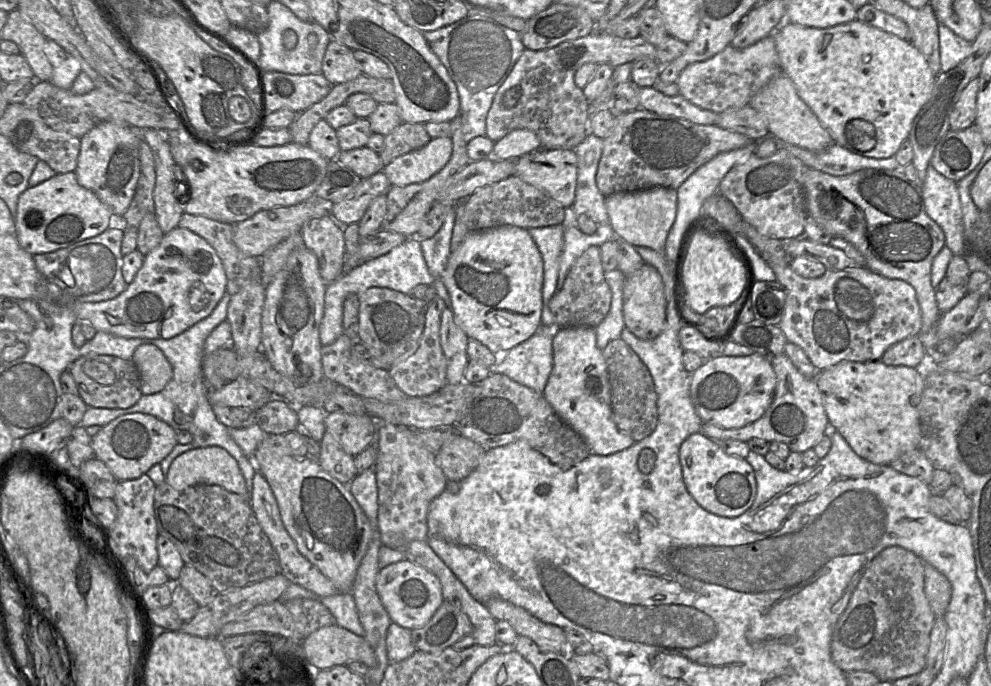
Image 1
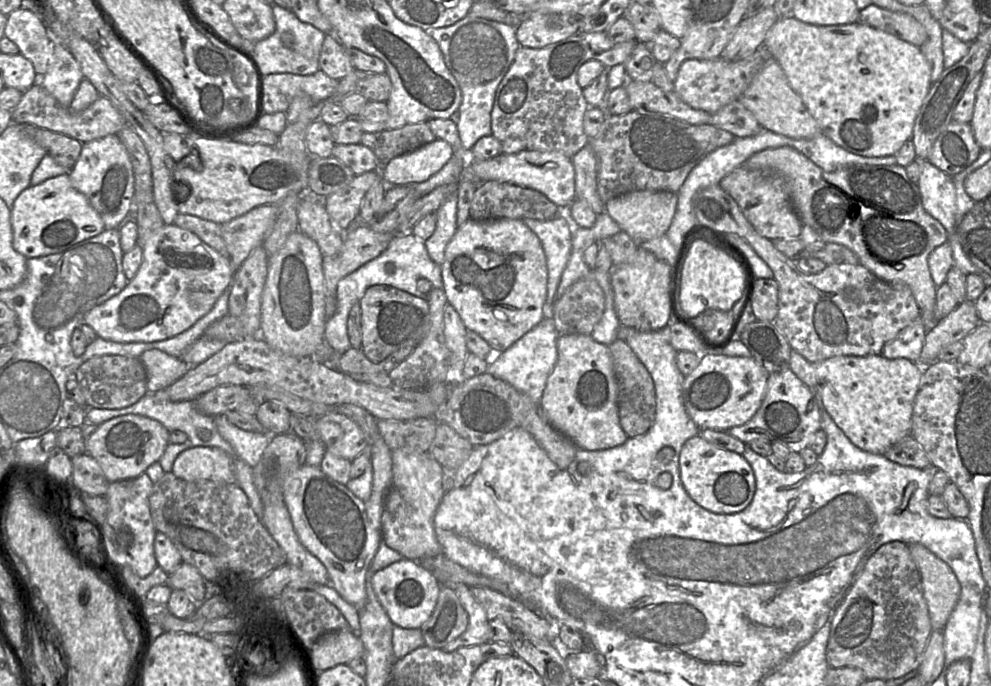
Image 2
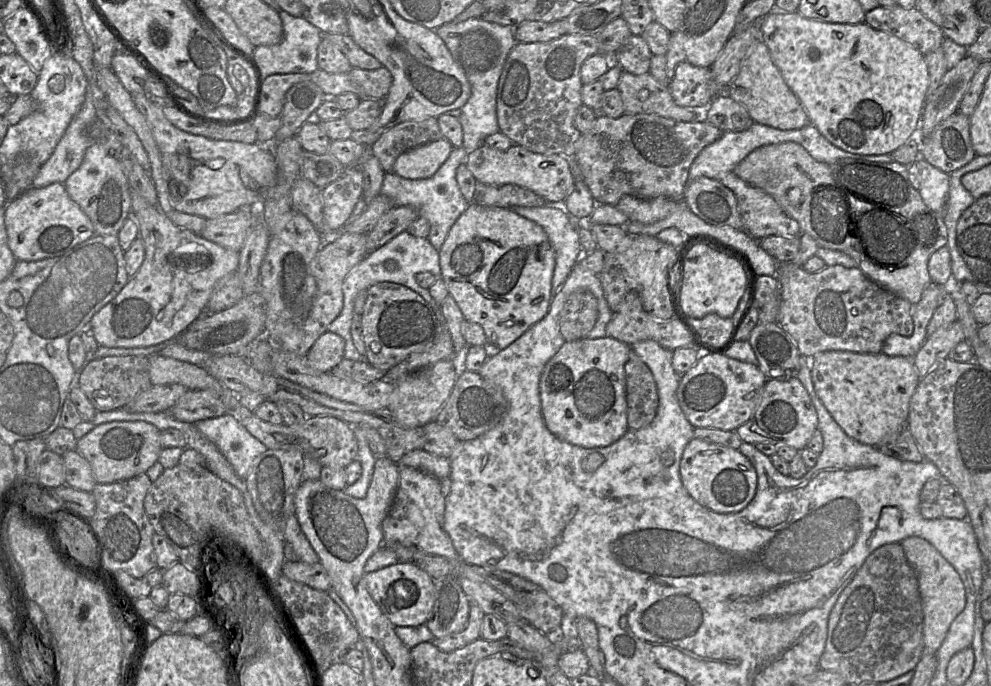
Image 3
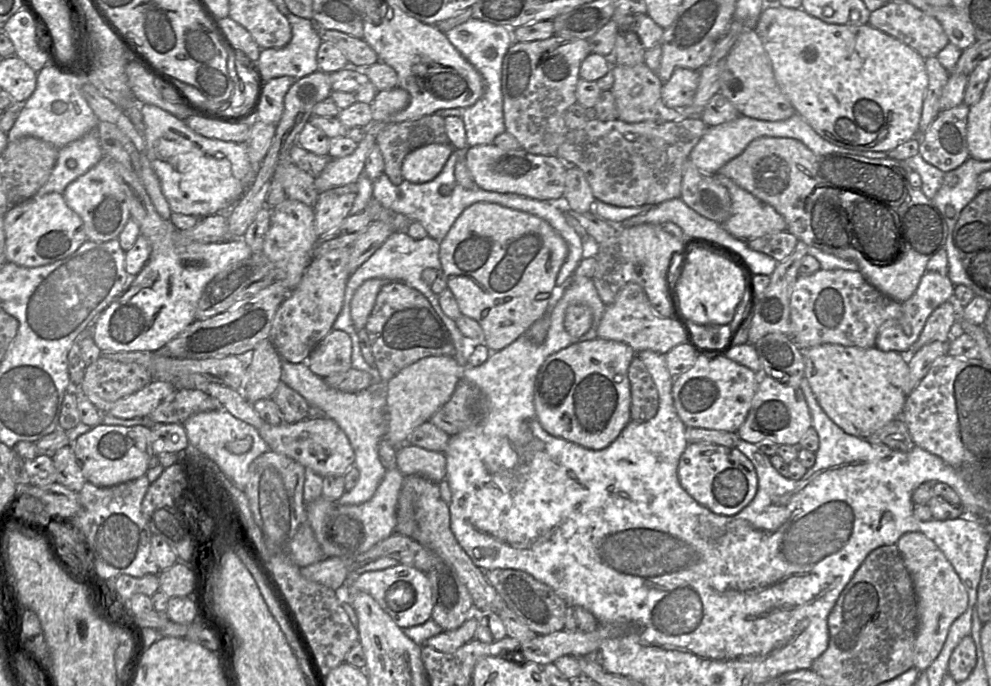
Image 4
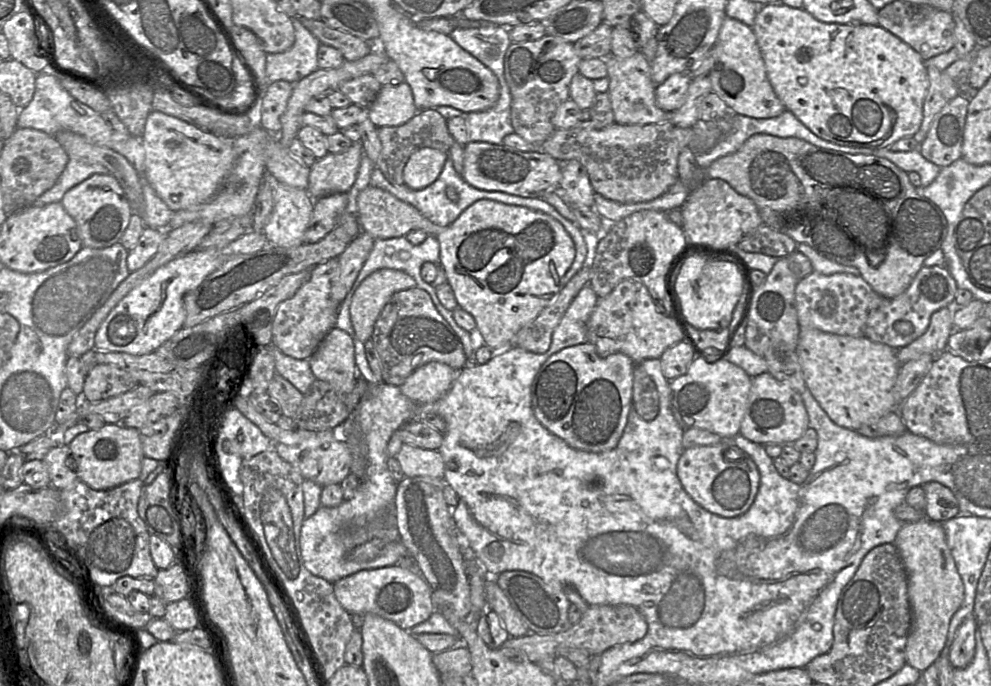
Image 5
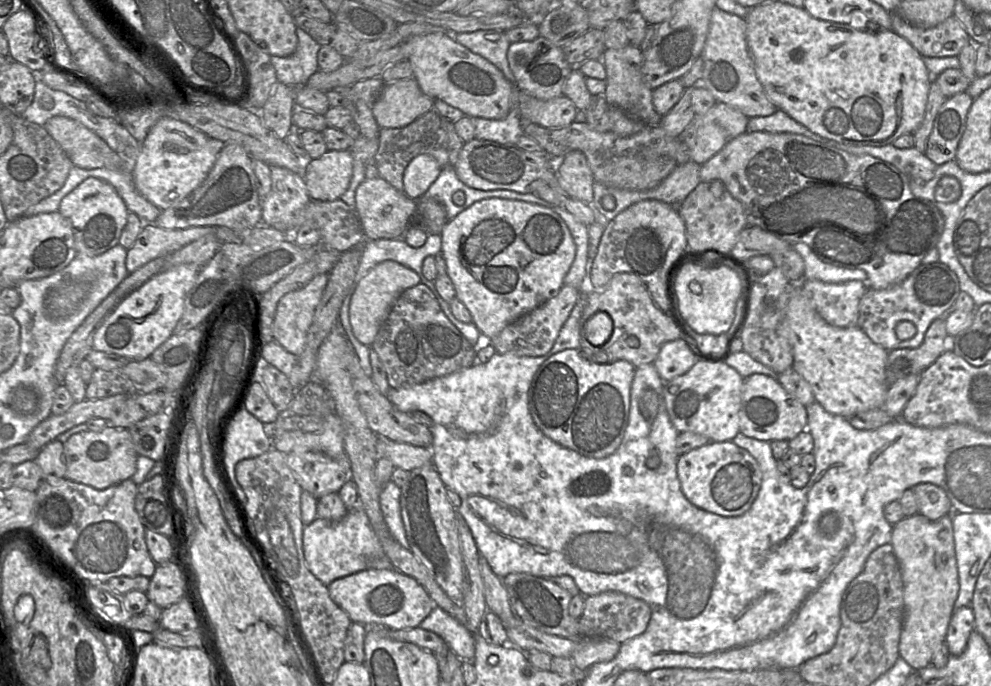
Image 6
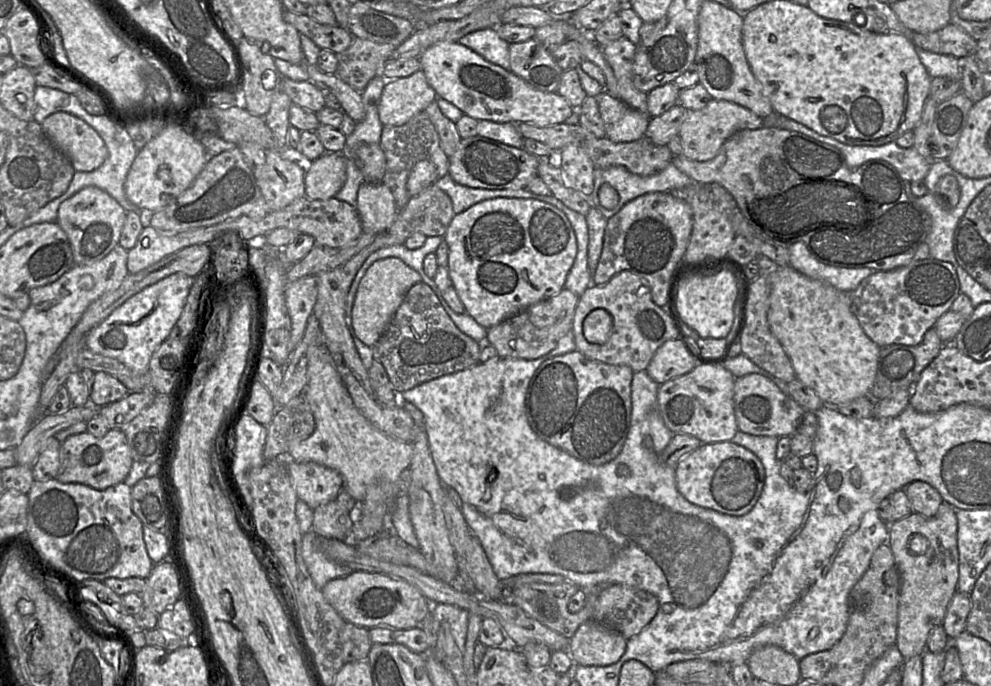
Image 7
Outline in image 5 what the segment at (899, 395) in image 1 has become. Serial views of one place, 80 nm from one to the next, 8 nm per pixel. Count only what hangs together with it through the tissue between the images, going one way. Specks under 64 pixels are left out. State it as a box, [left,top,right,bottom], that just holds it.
[796,328,901,431]

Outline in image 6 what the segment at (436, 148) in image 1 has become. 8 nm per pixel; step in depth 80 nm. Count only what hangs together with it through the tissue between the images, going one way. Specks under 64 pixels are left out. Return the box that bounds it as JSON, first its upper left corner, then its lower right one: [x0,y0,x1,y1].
[404,154,442,199]

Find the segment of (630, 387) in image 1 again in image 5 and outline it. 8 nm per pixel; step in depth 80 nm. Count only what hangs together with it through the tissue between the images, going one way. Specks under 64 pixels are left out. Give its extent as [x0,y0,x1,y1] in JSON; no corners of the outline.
[632,364,659,421]

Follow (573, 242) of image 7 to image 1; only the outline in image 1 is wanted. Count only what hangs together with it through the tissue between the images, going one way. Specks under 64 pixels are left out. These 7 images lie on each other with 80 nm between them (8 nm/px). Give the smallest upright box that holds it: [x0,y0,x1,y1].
[442,225,543,354]

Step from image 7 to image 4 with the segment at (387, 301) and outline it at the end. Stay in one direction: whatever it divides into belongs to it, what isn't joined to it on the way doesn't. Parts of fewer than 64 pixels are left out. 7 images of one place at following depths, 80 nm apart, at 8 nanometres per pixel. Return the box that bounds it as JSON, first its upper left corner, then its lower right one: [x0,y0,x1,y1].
[350,278,394,331]

